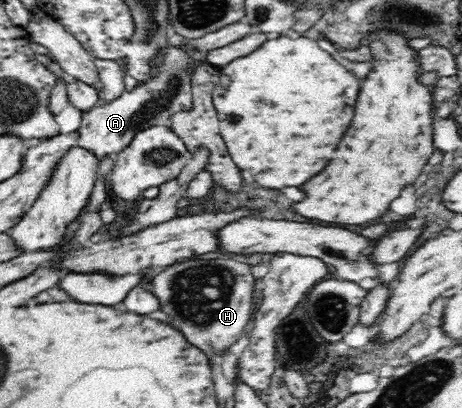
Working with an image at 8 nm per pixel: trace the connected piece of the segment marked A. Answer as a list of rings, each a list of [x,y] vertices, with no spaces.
[[[170,45],[166,46],[163,53],[162,66],[151,80],[138,84],[131,92],[122,91],[116,100],[100,103],[86,112],[69,103],[55,116],[59,133],[68,135],[80,130],[79,146],[96,155],[99,164],[103,158],[114,157],[122,152],[136,138],[136,134],[144,132],[144,129],[162,126],[172,116],[193,115],[195,111],[189,71],[194,58],[183,49]]]

